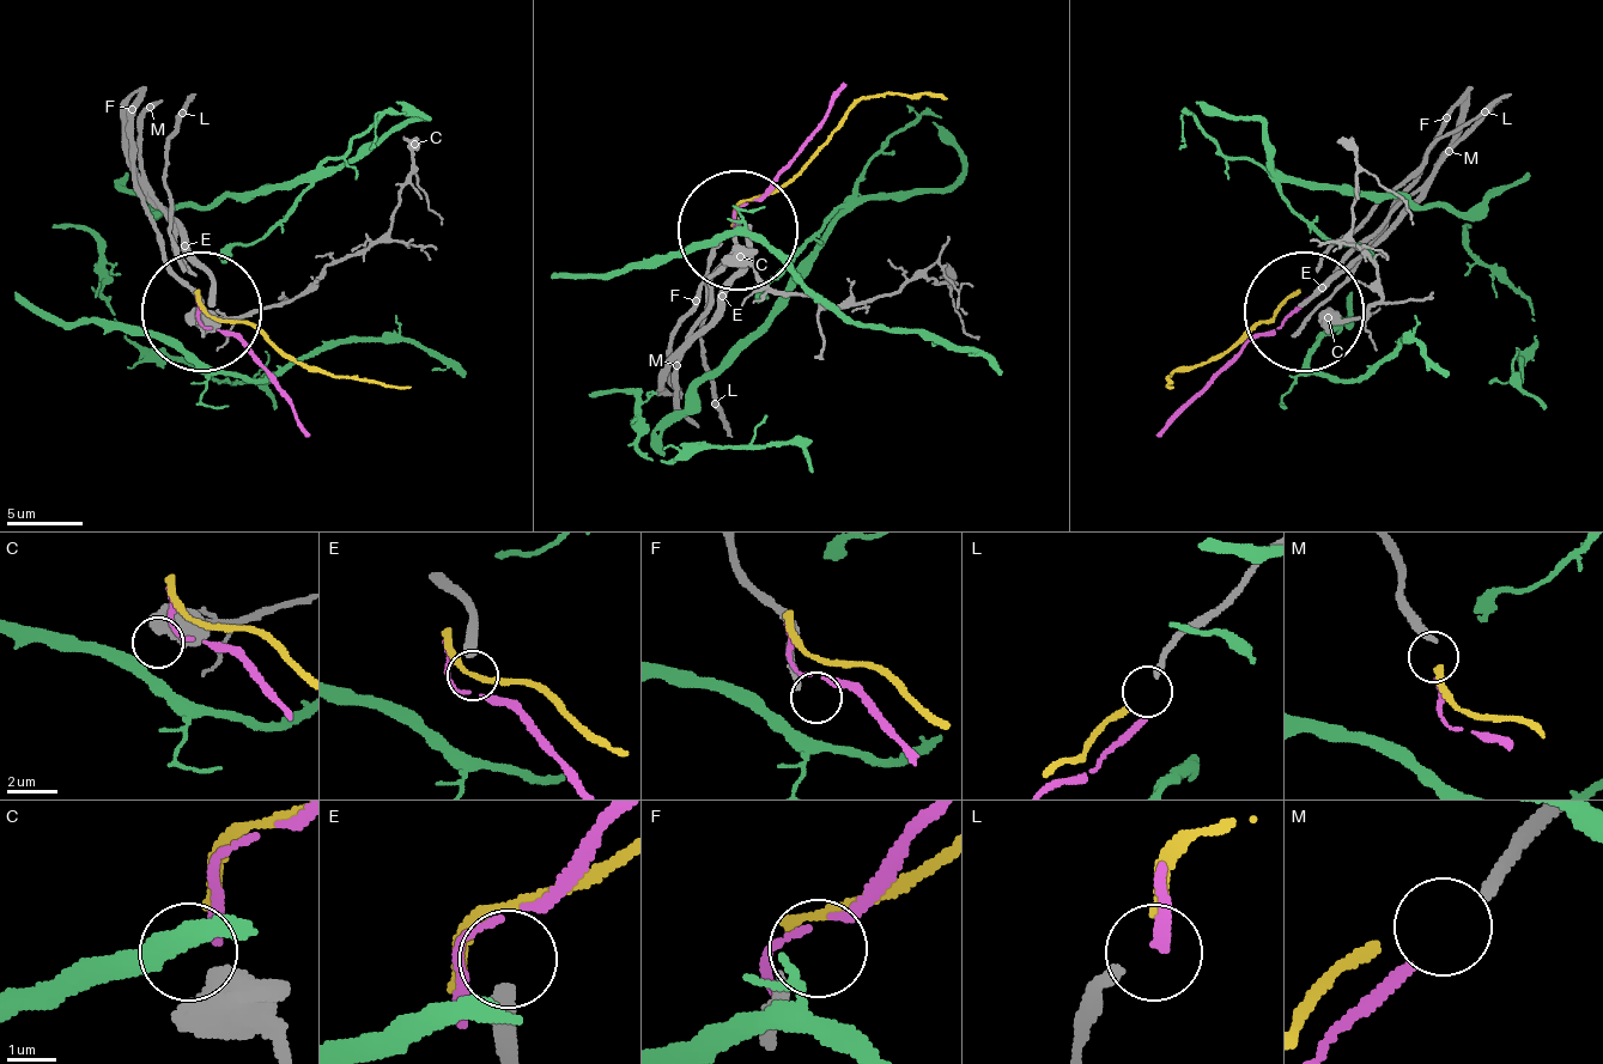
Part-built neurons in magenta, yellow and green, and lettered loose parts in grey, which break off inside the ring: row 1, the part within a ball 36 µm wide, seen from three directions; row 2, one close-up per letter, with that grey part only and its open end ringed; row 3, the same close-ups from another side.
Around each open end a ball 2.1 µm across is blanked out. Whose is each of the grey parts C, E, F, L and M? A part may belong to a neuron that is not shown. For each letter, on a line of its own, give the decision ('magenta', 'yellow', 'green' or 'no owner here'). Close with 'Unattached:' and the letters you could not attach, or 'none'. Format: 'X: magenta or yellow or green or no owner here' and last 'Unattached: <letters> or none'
C: green
E: no owner here
F: no owner here
L: yellow
M: magenta
Unattached: E, F

